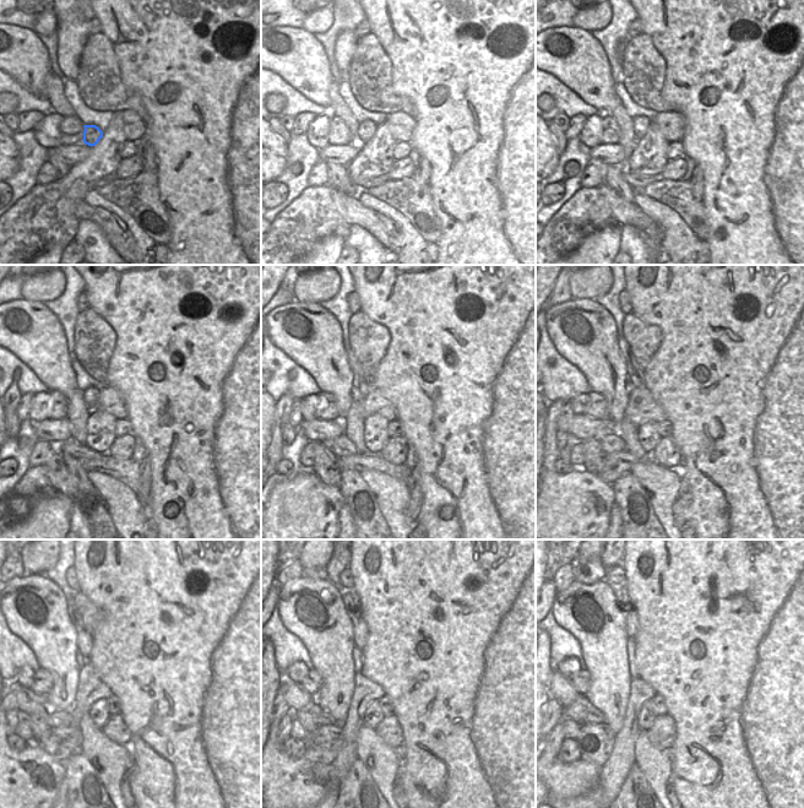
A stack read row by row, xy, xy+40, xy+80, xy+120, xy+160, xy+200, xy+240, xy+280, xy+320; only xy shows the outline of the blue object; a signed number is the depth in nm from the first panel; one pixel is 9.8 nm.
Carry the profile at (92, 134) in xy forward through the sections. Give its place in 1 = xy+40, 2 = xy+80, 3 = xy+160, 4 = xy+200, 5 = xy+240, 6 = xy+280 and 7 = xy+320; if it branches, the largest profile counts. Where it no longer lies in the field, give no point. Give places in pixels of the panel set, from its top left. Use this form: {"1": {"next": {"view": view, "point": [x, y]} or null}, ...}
{"1": {"next": {"view": "xy+40", "point": [367, 129]}}, "2": {"next": {"view": "xy+80", "point": [641, 123]}}, "3": {"next": {"view": "xy+160", "point": [365, 383]}}, "4": {"next": {"view": "xy+200", "point": [635, 374]}}, "5": {"next": {"view": "xy+240", "point": [85, 640]}}, "6": {"next": {"view": "xy+280", "point": [351, 600]}}, "7": {"next": {"view": "xy+320", "point": [625, 605]}}}

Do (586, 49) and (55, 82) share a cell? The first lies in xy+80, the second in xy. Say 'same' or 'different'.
different

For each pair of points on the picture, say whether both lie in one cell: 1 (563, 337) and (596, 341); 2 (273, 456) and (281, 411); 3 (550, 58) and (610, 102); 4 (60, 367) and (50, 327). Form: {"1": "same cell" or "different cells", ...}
{"1": "same cell", "2": "same cell", "3": "same cell", "4": "same cell"}

